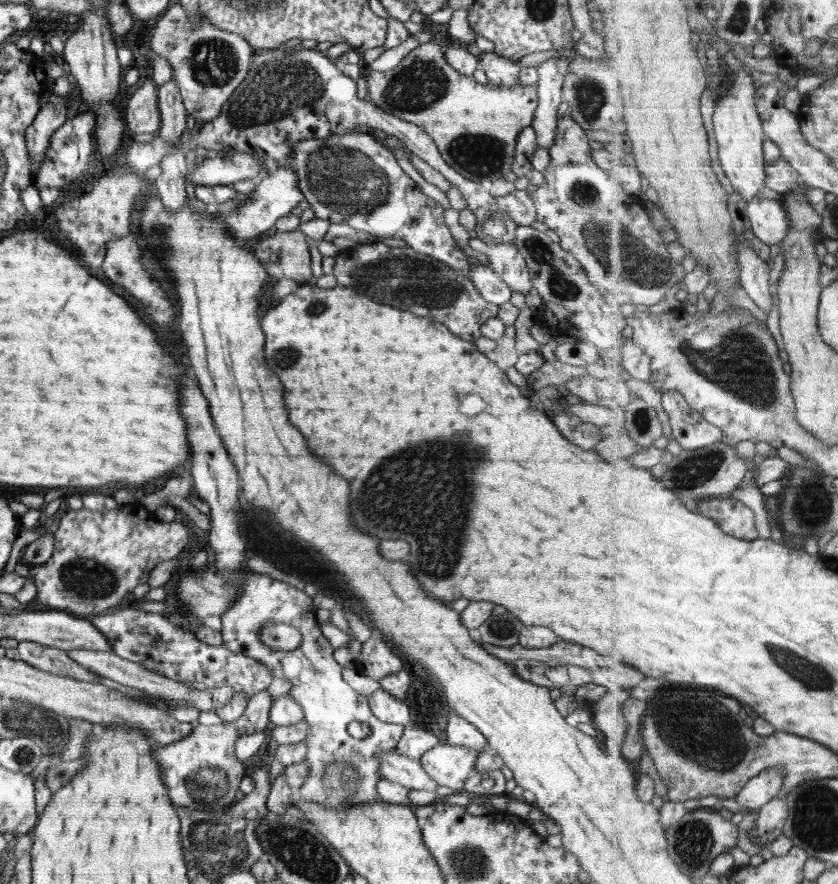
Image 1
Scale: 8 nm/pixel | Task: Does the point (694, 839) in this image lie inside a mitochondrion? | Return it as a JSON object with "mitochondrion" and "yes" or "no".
{"mitochondrion":"yes"}

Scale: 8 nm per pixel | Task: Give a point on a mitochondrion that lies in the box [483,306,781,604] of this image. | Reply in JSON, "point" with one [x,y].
{"point":[696,469]}

